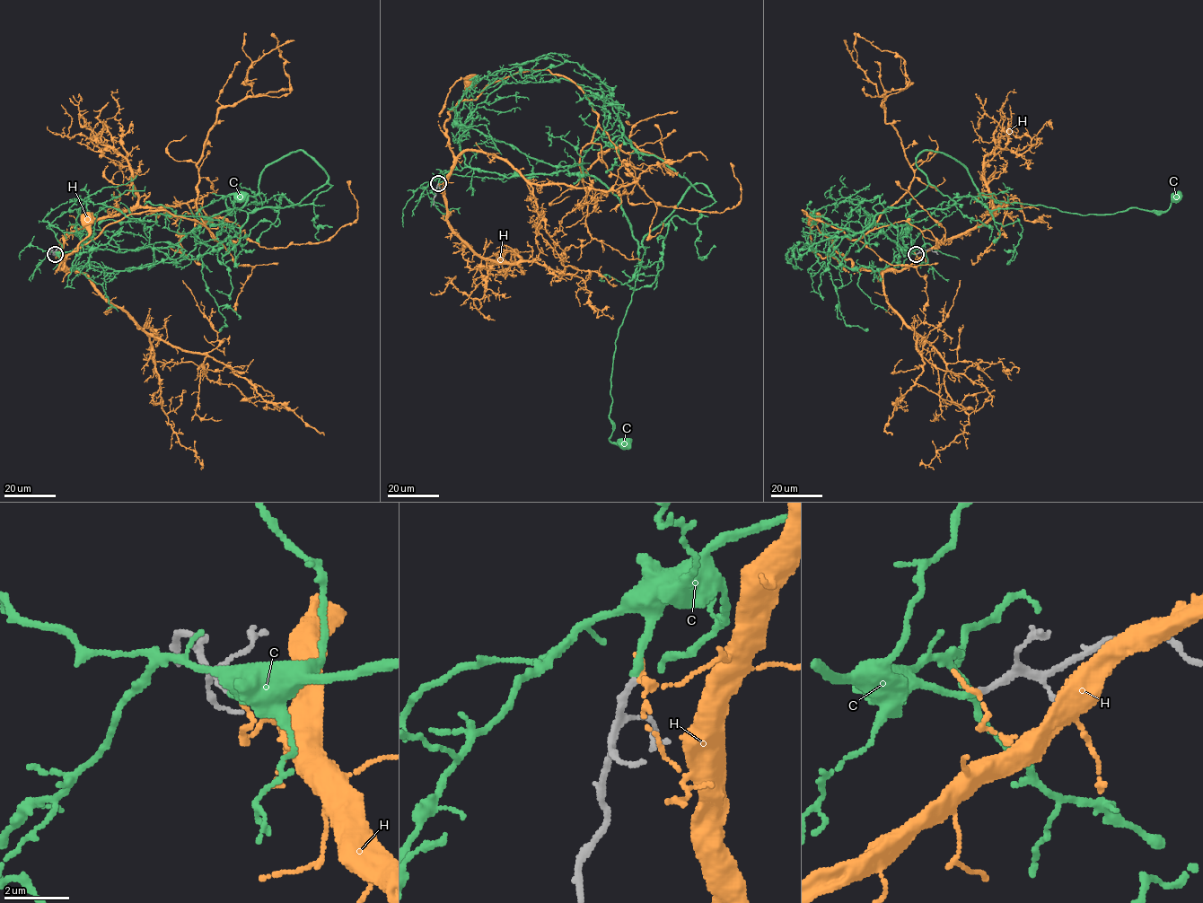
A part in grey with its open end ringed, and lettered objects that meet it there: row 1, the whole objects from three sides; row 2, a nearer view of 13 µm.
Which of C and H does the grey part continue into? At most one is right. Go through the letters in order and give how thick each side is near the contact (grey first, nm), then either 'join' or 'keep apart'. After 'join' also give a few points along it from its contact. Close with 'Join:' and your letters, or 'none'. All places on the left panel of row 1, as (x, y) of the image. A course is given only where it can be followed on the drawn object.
C: 220 nm thick on the grey side, 200 nm on the other; join; it runs (55, 254), (174, 246), (205, 219), (257, 200), (228, 214), (228, 196), (241, 196)
H: 220 nm thick on the grey side, 150 nm on the other; keep apart
Join: C

